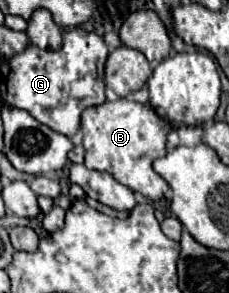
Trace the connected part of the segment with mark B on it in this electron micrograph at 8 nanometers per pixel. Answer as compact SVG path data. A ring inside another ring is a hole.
M129 99L105 101L97 107L87 107L81 115L85 167L111 173L131 191L141 193L151 201L159 201L169 189L167 181L151 167L153 159L165 155L167 123L149 107Z

